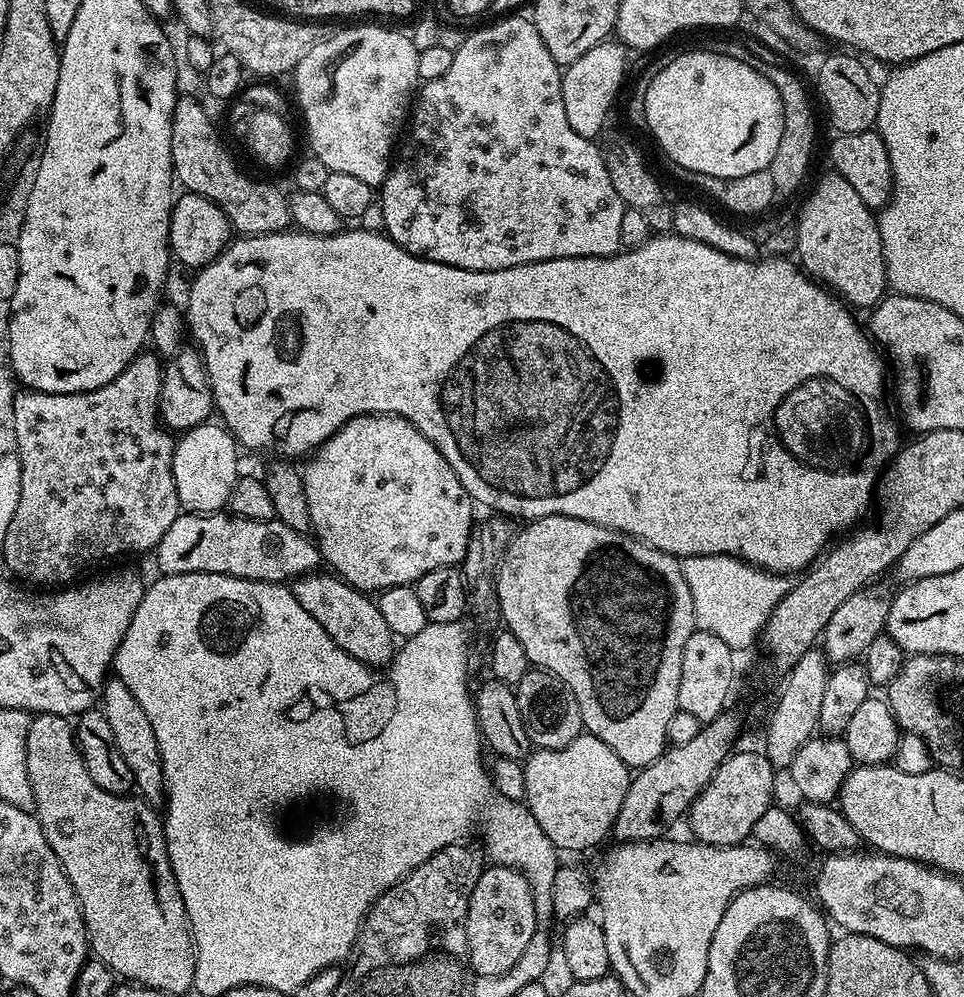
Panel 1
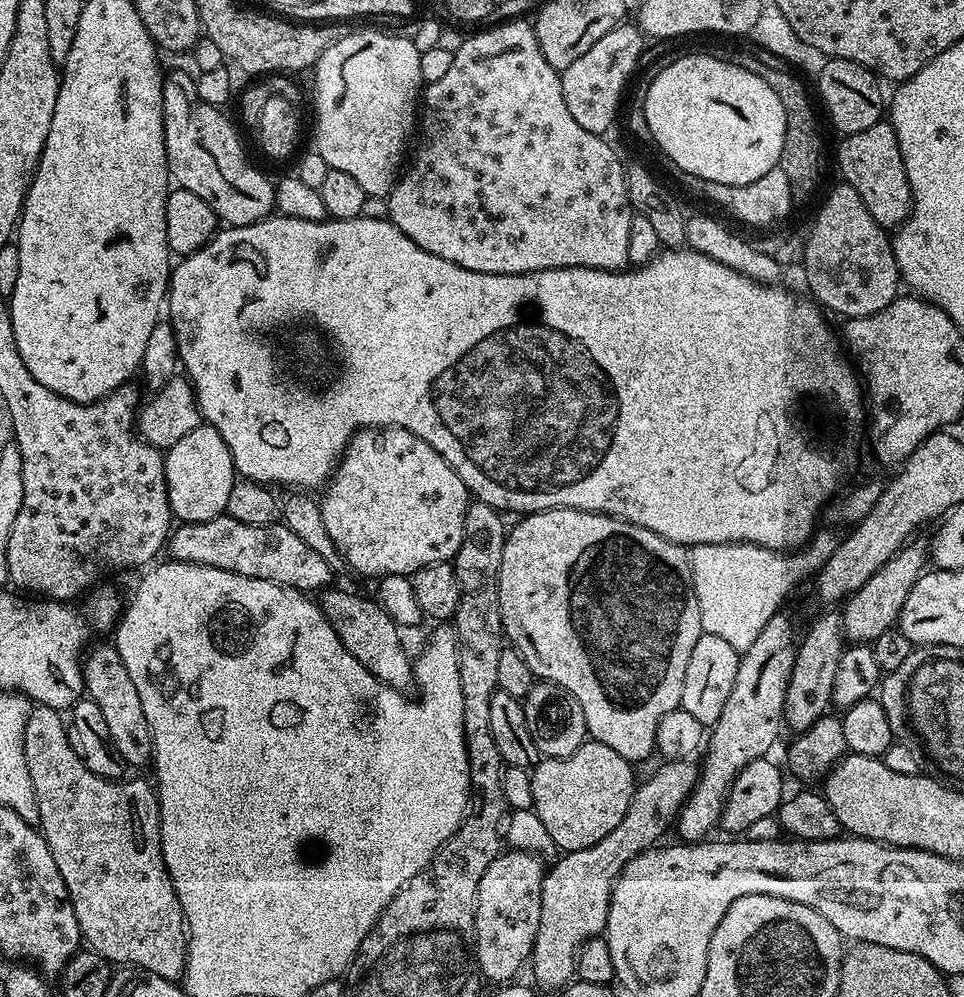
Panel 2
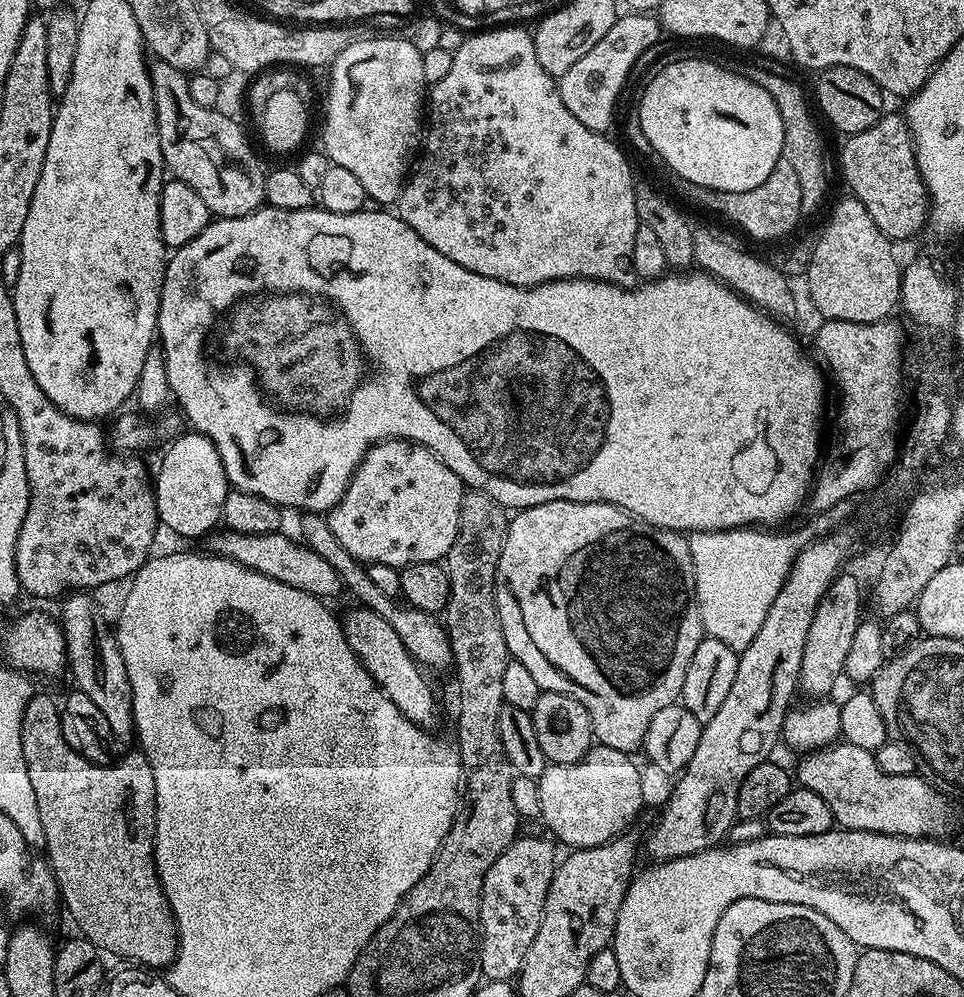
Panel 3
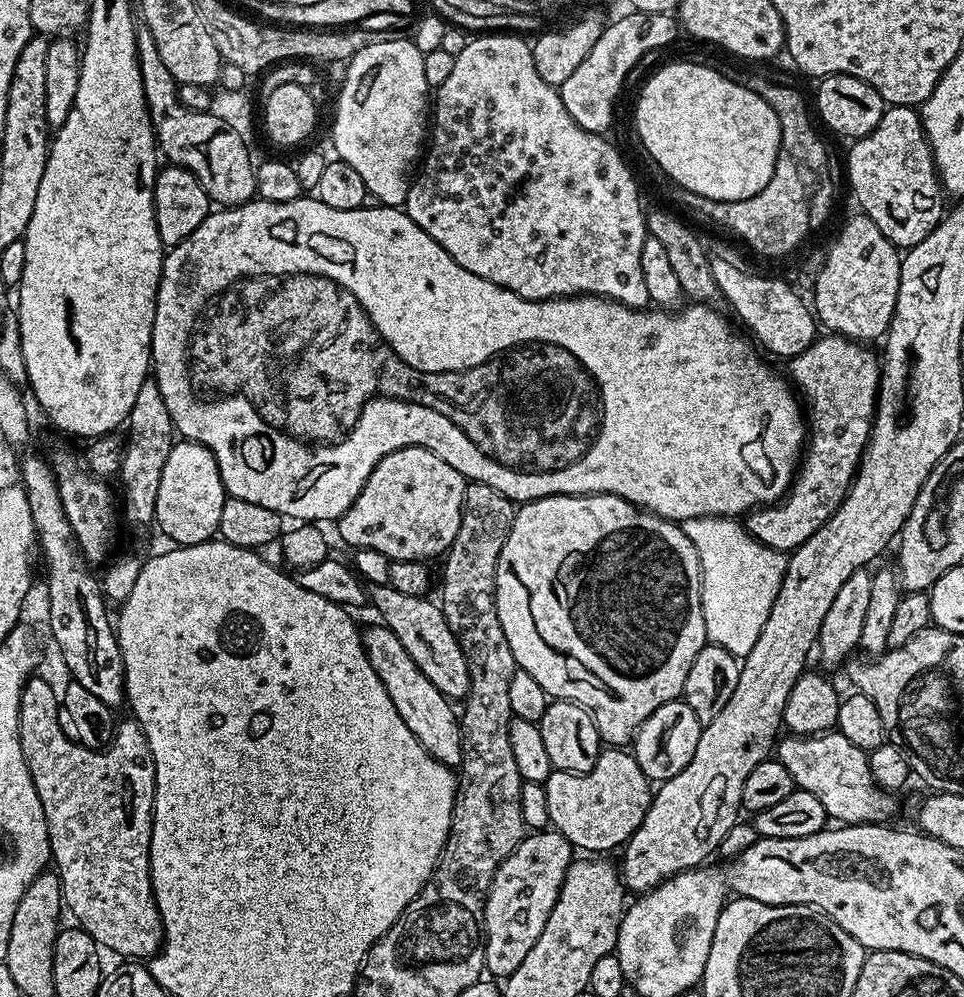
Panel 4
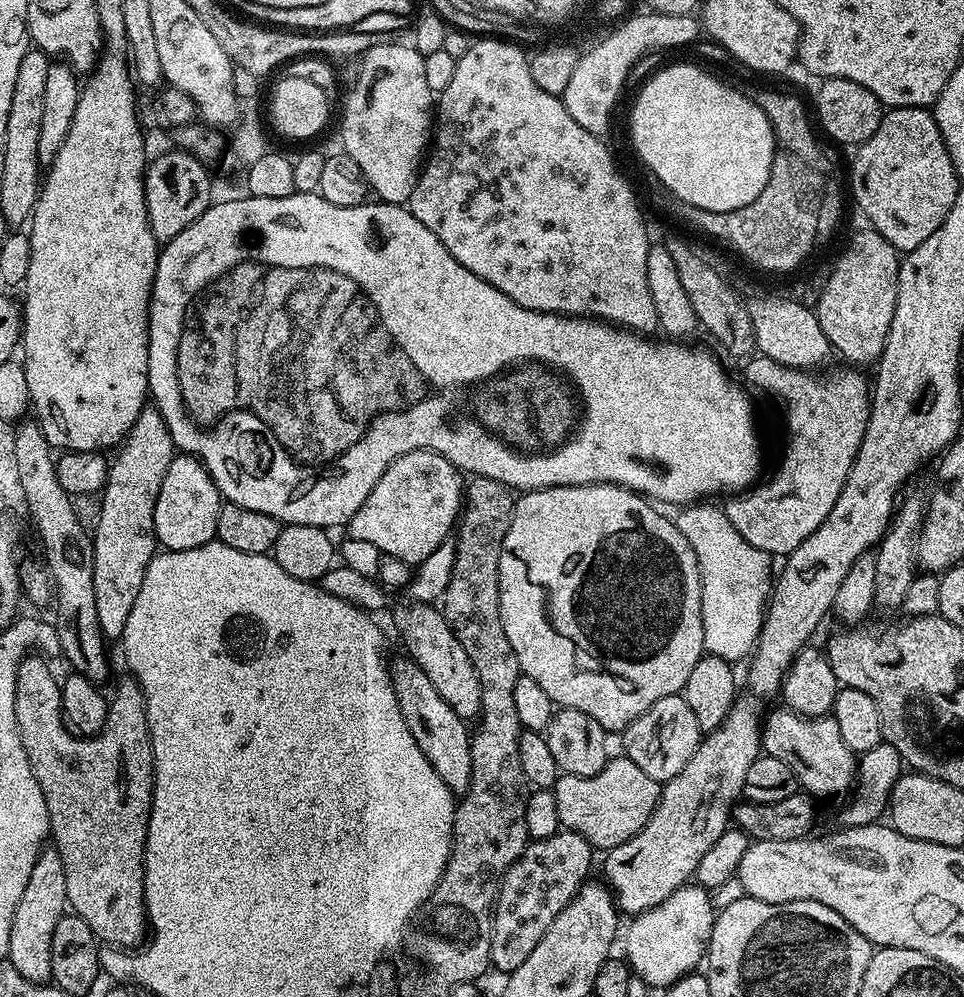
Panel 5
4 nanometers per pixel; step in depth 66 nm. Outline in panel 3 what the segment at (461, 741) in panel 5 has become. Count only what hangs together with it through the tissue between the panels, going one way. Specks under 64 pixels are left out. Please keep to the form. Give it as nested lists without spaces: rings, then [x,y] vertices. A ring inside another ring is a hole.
[[[355,606],[348,613],[343,613],[342,623],[346,642],[350,642],[350,650],[362,662],[362,666],[369,672],[380,689],[398,706],[398,710],[410,722],[421,726],[432,726],[436,720],[436,696],[428,685],[428,680],[423,676],[421,665],[417,664],[415,658],[402,646],[402,638],[394,631],[394,626],[382,618],[374,610],[363,606]]]

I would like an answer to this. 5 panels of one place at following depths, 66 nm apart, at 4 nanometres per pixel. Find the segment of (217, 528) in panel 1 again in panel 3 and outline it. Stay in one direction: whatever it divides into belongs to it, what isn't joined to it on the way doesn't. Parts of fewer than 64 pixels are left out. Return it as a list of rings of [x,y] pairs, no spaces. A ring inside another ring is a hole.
[[[216,530],[207,537],[211,551],[217,556],[225,556],[227,560],[233,560],[253,568],[255,572],[266,574],[268,578],[274,578],[278,582],[286,582],[286,586],[294,586],[294,590],[306,590],[306,594],[314,594],[321,598],[336,596],[345,591],[342,578],[338,570],[326,562],[319,554],[314,554],[307,544],[299,539],[291,540],[284,536],[283,531],[270,534],[238,534],[227,530]]]

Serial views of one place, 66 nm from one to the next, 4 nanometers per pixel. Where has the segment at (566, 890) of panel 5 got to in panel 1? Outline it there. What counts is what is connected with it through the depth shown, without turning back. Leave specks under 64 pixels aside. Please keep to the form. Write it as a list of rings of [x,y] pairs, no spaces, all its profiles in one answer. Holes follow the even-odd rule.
[[[499,866],[485,867],[478,878],[478,886],[474,886],[474,894],[470,894],[468,917],[466,918],[466,942],[468,943],[468,966],[476,976],[505,976],[526,954],[526,946],[530,946],[530,938],[538,931],[536,927],[536,911],[532,887],[527,878],[516,868]]]

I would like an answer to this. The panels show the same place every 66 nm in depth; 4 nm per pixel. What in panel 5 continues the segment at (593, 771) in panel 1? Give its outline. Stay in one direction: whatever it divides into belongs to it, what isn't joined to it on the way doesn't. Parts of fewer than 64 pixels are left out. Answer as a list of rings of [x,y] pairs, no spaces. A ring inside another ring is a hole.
[[[617,754],[609,759],[606,767],[598,770],[598,774],[593,776],[561,775],[557,779],[556,787],[551,791],[558,804],[558,818],[561,825],[569,832],[582,834],[582,838],[586,838],[586,842],[590,842],[593,849],[607,850],[622,846],[622,842],[634,838],[634,834],[638,834],[638,830],[642,830],[642,826],[646,826],[650,814],[654,814],[656,803],[660,801],[661,787],[661,781],[650,778],[650,774],[644,773],[627,756]]]

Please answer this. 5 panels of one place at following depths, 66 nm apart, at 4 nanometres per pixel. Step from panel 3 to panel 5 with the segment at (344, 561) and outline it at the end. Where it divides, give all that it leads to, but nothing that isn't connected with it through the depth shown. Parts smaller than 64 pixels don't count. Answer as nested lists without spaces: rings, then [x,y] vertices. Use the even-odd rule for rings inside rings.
[[[404,602],[404,605],[393,614],[396,632],[404,643],[407,655],[434,682],[434,690],[446,698],[448,705],[465,722],[472,722],[479,717],[482,706],[482,686],[478,682],[478,670],[474,670],[474,662],[470,662],[470,654],[462,650],[462,642],[454,638],[454,630],[446,622],[443,611],[432,604]]]

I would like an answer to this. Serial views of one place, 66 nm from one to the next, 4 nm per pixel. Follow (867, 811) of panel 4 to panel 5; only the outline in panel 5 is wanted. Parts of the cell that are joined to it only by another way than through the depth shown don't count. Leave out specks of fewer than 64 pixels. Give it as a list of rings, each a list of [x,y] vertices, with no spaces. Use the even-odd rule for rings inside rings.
[[[779,706],[762,720],[762,752],[770,758],[778,758],[778,762],[786,762],[790,770],[794,770],[796,783],[805,793],[813,797],[836,796],[839,792],[846,793],[853,787],[856,779],[857,757],[842,742],[842,733],[838,730],[838,722],[831,714],[826,716],[803,717],[798,712]]]

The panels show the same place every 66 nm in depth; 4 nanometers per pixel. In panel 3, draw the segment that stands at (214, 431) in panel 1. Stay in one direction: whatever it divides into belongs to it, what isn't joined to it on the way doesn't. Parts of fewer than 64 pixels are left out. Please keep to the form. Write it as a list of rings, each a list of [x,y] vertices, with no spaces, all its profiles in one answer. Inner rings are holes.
[[[188,430],[165,448],[168,449],[160,460],[160,469],[154,472],[159,523],[163,527],[165,524],[176,536],[207,537],[221,523],[222,502],[226,502],[226,494],[230,491],[228,475],[216,444],[209,436]]]

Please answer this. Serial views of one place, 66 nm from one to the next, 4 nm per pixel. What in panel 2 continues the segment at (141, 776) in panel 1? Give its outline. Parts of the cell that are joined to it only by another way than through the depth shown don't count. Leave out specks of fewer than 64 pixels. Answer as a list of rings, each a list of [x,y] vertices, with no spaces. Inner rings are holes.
[[[100,644],[89,647],[82,660],[84,670],[84,690],[87,699],[98,702],[110,730],[110,738],[114,746],[118,746],[118,754],[122,754],[125,765],[129,769],[144,768],[153,763],[152,735],[146,722],[146,713],[142,710],[142,698],[138,698],[138,689],[130,678],[118,650],[111,644]]]

